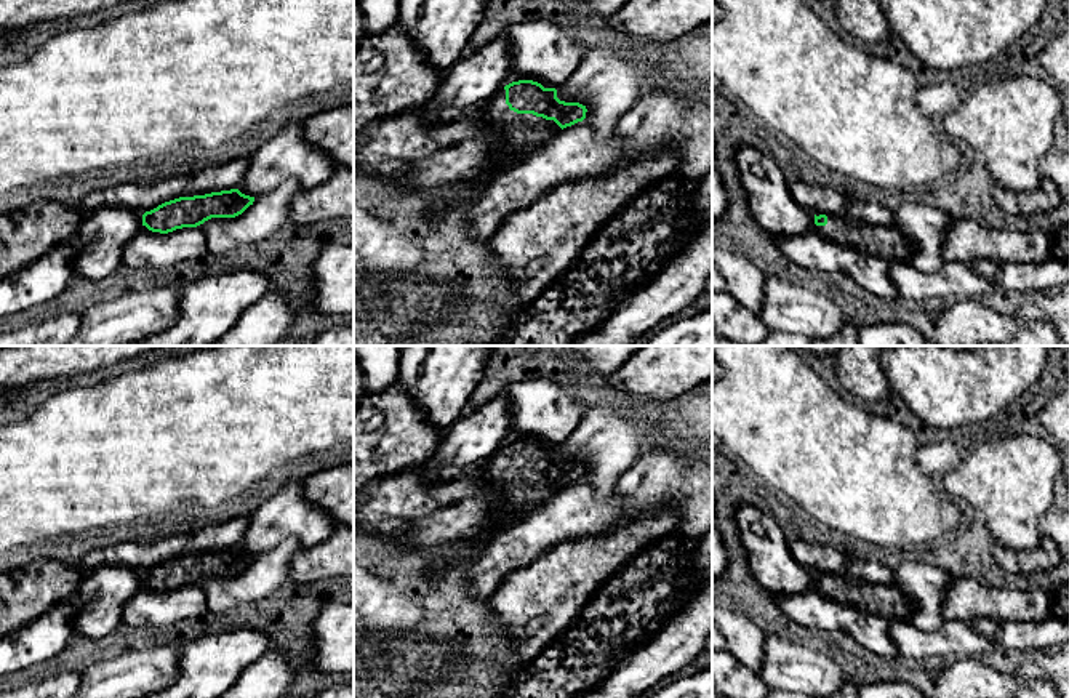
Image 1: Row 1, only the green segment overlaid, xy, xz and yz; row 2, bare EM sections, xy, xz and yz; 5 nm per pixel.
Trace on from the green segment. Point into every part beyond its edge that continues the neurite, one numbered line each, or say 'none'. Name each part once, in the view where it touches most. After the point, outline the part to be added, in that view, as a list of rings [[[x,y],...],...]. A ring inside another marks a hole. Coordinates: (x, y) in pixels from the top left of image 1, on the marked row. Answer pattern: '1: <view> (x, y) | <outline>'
1: xz (514, 136) | [[[504,86],[480,106],[480,118],[490,133],[490,152],[494,162],[490,170],[477,178],[485,187],[502,171],[525,162],[541,149],[562,128],[554,120],[533,114],[517,114],[506,104]]]

